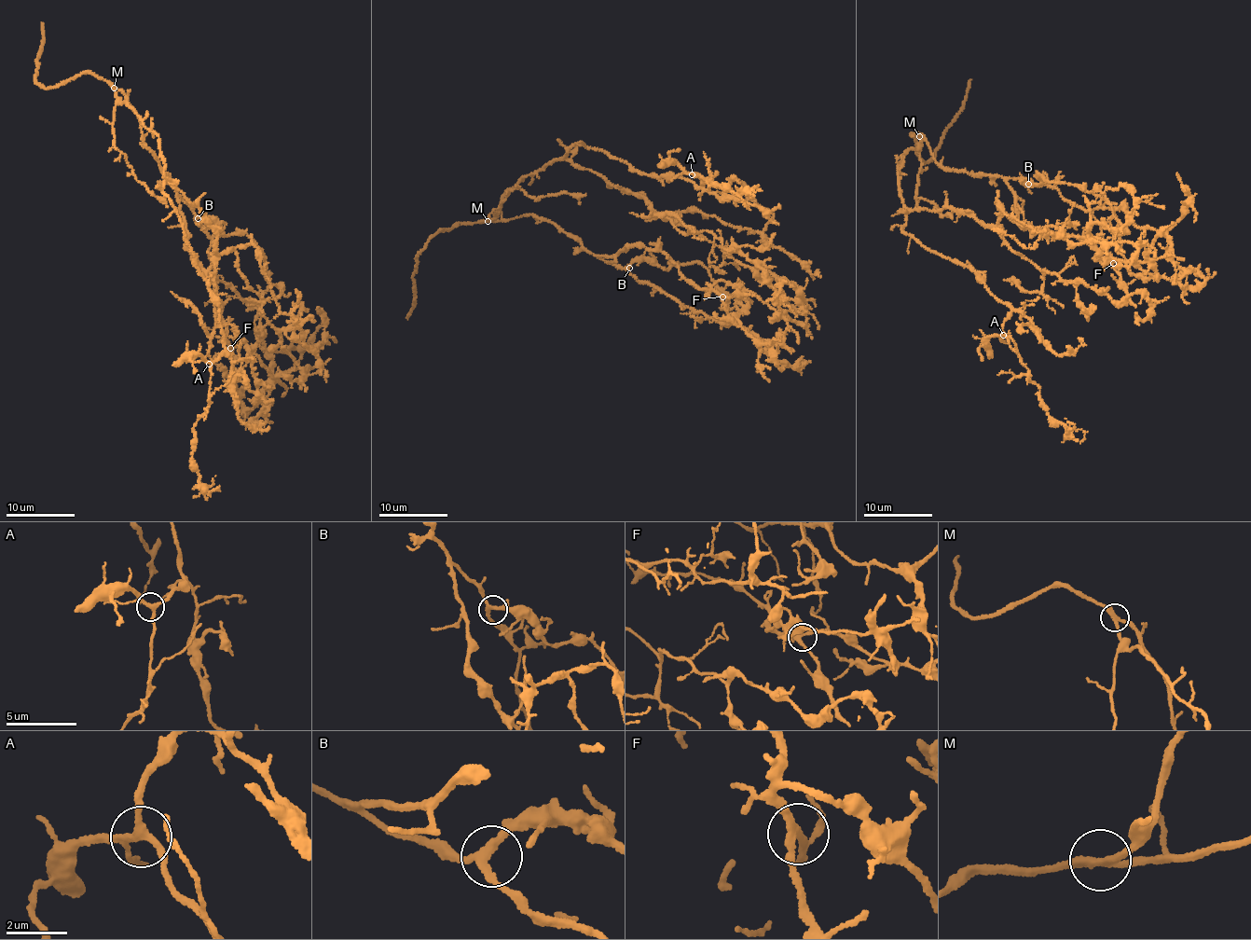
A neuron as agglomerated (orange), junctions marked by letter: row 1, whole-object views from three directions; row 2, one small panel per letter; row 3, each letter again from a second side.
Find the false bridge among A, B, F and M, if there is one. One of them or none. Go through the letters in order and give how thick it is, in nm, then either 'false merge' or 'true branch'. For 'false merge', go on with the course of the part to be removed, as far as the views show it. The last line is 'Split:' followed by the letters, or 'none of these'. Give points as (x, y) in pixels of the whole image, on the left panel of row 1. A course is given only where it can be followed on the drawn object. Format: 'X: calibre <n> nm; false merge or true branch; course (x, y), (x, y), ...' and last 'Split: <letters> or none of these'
A: calibre 220 nm; true branch
B: calibre 200 nm; true branch
F: calibre 220 nm; true branch
M: calibre 240 nm; true branch
Split: none of these

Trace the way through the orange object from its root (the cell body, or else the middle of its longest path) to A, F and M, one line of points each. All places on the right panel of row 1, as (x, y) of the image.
A: (904, 154), (898, 175), (906, 219), (901, 231), (921, 245), (972, 269), (991, 295), (1010, 308), (1003, 335)
F: (904, 154), (922, 135), (935, 162), (1004, 179), (1021, 224), (1072, 235), (1113, 263)
M: (904, 154), (918, 147), (919, 136)

